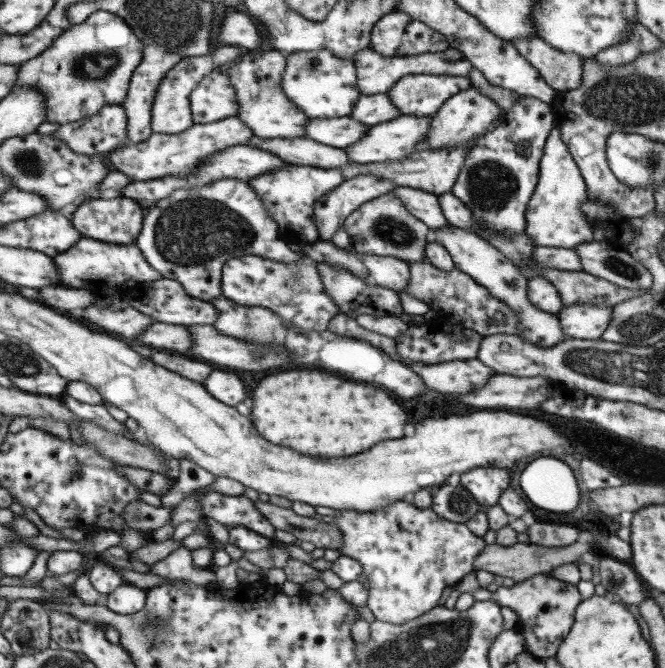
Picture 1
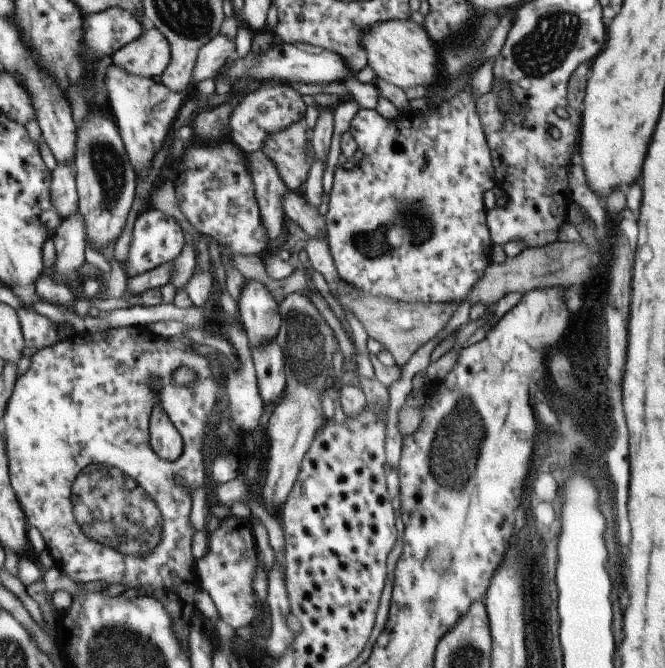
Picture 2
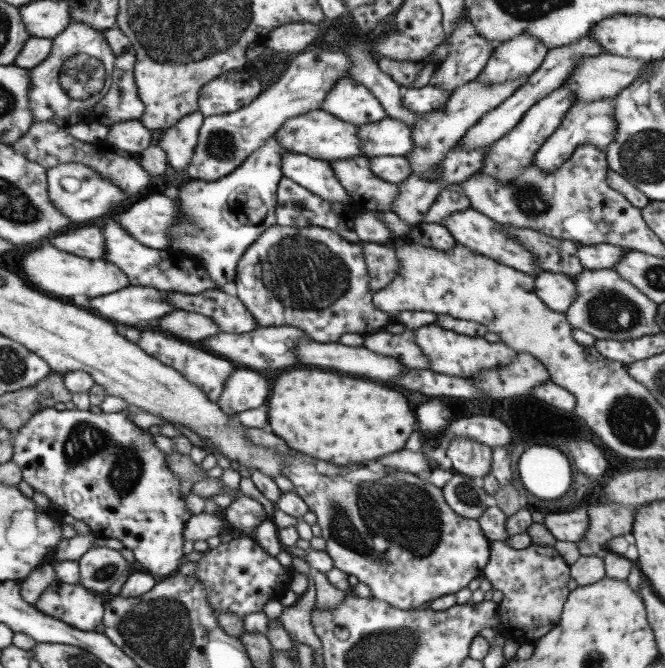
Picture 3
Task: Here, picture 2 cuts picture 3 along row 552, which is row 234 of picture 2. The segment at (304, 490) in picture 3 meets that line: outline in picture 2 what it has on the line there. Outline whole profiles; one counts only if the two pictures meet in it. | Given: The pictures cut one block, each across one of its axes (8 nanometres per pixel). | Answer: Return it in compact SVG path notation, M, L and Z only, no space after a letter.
M471 82L450 102L438 104L436 110L427 114L401 112L394 120L386 119L376 109L359 109L351 120L349 131L364 152L364 158L352 170L340 172L333 180L329 194L329 209L326 217L327 245L334 260L336 270L342 282L352 283L358 289L370 295L390 297L397 301L419 302L424 304L453 303L464 300L474 283L481 278L485 268L492 262L493 242L487 225L487 209L482 195L495 187L494 167L491 152L485 137L476 100L470 94Z

